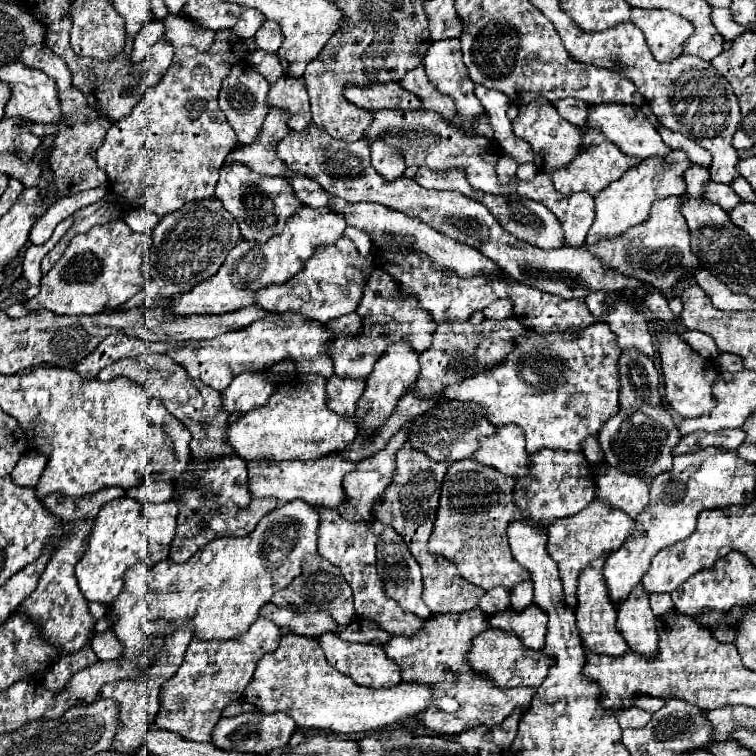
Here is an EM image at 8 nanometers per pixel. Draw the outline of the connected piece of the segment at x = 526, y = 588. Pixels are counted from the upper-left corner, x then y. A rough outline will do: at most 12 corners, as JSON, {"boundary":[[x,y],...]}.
{"boundary":[[533,582],[518,584],[510,605],[524,610],[533,602]]}

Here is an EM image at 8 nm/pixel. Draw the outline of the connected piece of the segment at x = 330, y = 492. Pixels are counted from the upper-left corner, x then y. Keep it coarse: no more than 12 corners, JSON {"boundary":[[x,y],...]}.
{"boundary":[[343,454],[249,462],[249,492],[339,508]]}

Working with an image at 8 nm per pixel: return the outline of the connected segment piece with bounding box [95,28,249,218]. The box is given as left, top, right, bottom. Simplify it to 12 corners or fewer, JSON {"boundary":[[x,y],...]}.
{"boundary":[[231,28],[175,50],[95,154],[117,194],[159,218],[215,194],[237,142],[223,78]]}

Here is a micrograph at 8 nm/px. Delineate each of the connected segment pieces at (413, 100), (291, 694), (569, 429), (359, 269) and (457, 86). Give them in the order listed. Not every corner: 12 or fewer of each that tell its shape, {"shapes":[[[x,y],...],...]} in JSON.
{"shapes":[[[397,82],[359,88],[347,84],[345,98],[375,108],[423,110],[423,100]],[[285,634],[245,700],[359,734],[417,716],[431,684],[359,686],[315,638]],[[603,322],[517,338],[439,398],[517,424],[527,452],[581,452],[619,412]],[[351,240],[317,248],[255,304],[325,324],[355,312],[373,266]],[[457,38],[433,42],[423,64],[455,100],[451,124],[467,136],[485,108],[473,92]]]}

